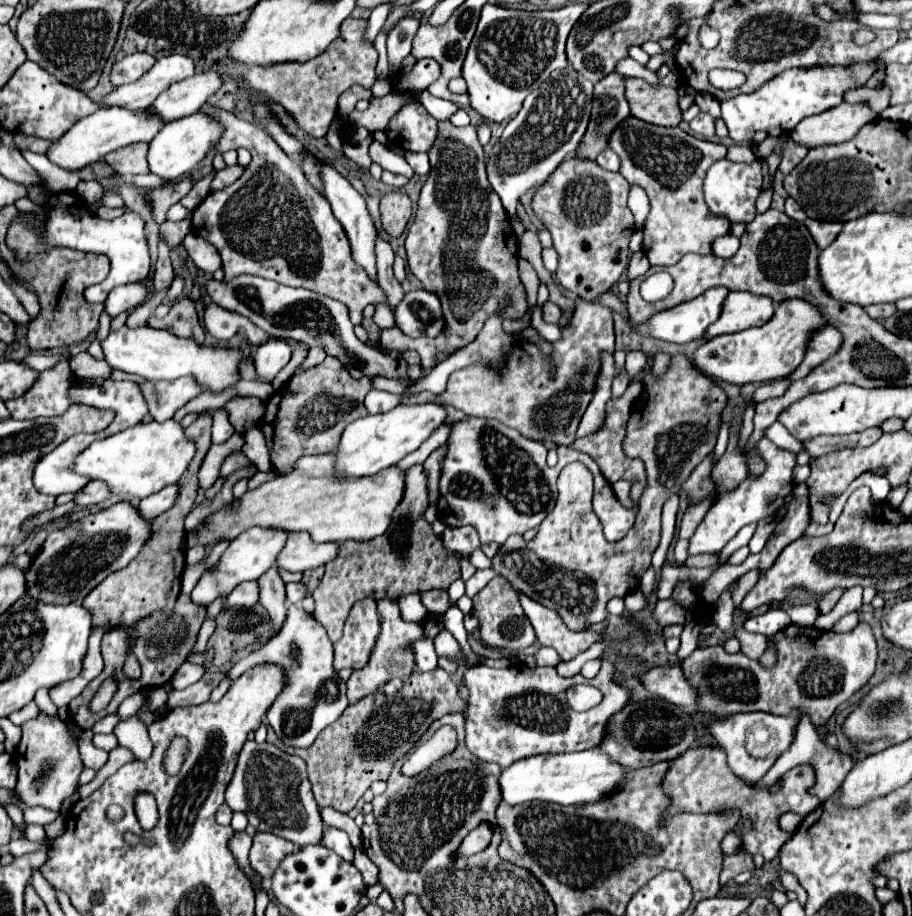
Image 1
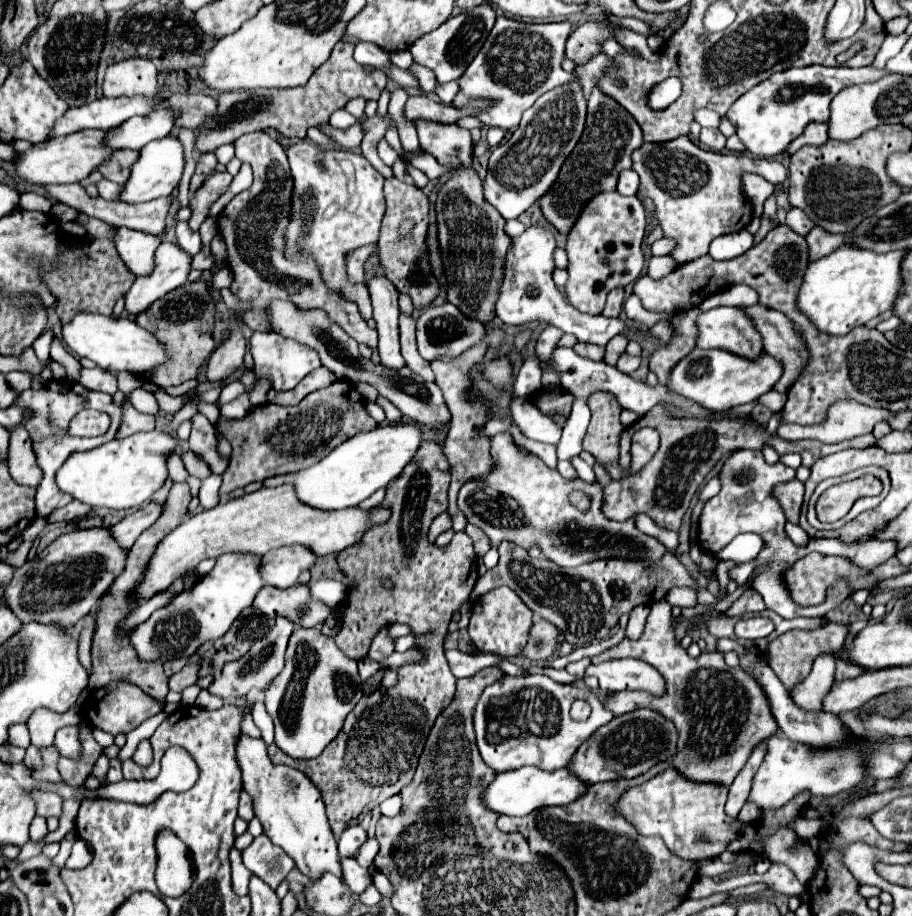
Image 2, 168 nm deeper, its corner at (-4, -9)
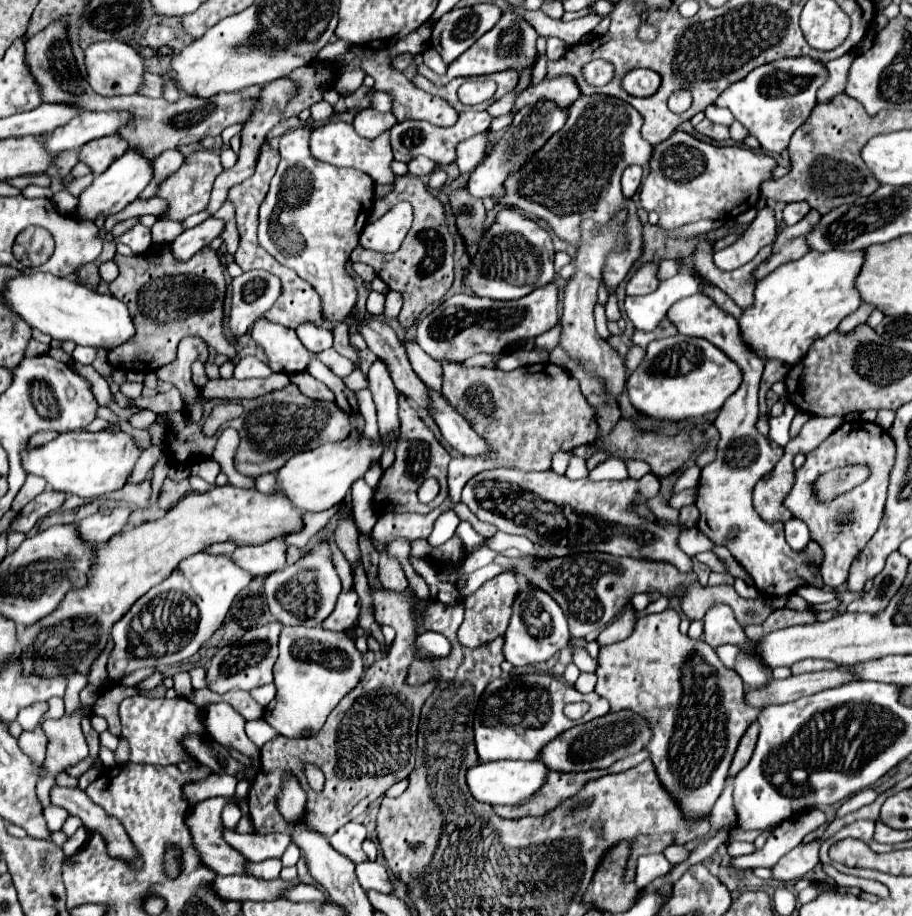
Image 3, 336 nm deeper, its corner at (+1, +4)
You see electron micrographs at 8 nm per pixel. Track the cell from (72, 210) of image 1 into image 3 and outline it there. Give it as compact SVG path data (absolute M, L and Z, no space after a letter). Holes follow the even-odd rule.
M134 225L132 229L128 229L124 235L114 237L114 243L124 243L128 245L136 255L142 255L150 249L152 237L150 237L150 229L144 225Z

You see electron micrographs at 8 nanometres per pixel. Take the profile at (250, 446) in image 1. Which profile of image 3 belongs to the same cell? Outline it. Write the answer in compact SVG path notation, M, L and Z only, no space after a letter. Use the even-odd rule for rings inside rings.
M364 433L350 435L338 443L324 443L322 447L302 451L294 457L290 457L280 469L278 469L278 487L284 491L284 495L292 501L292 505L298 511L304 513L316 513L334 507L336 503L344 501L348 495L352 483L356 479L362 479L366 471L372 467L372 463L380 463L382 453L386 445L390 445L394 439L392 433L386 437L378 433L378 439L370 439Z

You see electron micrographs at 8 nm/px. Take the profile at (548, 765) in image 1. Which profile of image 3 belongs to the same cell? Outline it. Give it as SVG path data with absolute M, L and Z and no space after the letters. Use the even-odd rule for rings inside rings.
M536 759L536 761L494 761L494 763L480 763L466 773L468 787L472 795L490 805L518 805L526 799L530 799L544 783L546 783L548 767Z

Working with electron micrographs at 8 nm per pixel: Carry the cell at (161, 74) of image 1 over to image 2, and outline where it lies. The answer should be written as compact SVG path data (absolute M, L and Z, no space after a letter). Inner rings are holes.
M157 92L157 96L153 96L151 100L143 100L143 96L133 96L133 98L99 98L93 100L91 104L79 106L79 108L69 108L51 128L49 138L55 136L67 136L85 128L97 128L97 130L109 130L115 128L119 124L123 124L123 120L131 118L131 116L143 116L149 114L155 104L161 100L161 92Z

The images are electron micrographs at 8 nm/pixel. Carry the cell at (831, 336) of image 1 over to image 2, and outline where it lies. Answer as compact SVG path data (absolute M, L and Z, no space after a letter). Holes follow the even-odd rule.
M757 304L757 306L741 306L741 308L743 308L745 316L751 320L751 324L757 328L757 332L761 334L765 350L777 362L783 364L783 374L781 374L779 382L775 384L775 390L777 392L787 392L787 388L791 388L791 384L799 378L799 372L803 370L803 364L807 364L807 360L809 360L809 352L807 352L807 346L805 346L803 336L799 336L799 332L795 332L793 322L787 316L783 316L781 312L777 312L777 310L765 308L761 304Z

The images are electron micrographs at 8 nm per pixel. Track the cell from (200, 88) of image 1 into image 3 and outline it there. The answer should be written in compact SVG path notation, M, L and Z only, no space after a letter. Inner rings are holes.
M92 111L74 117L62 129L52 131L48 137L48 149L58 153L66 149L78 149L92 139L116 135L122 127L130 125L134 115L128 111Z

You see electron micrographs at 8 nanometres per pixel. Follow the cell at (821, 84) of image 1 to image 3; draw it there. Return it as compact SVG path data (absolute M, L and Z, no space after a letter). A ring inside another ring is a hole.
M784 57L780 61L762 65L750 71L748 77L730 85L718 99L716 105L726 107L732 115L754 135L762 149L768 153L780 153L788 147L794 131L806 123L810 111L816 107L816 91L828 81L826 65L810 57Z

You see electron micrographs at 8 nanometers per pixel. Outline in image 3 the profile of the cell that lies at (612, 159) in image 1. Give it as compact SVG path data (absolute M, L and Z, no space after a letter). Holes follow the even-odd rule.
M638 165L626 167L622 173L622 193L630 199L636 193L640 181L642 181L642 167L638 167Z

